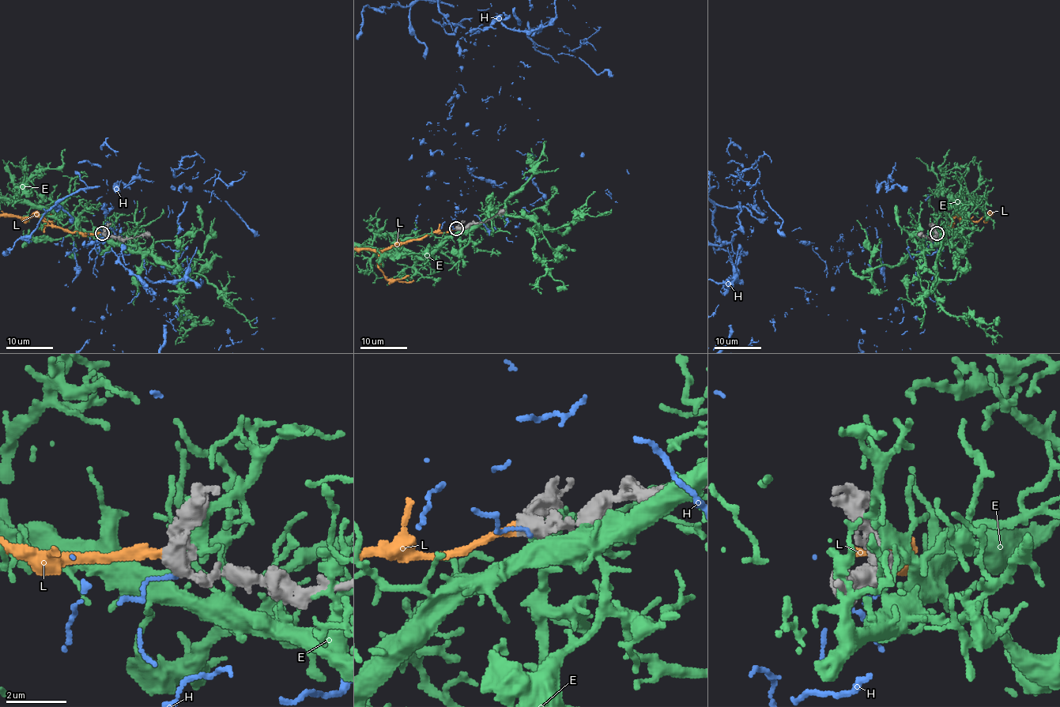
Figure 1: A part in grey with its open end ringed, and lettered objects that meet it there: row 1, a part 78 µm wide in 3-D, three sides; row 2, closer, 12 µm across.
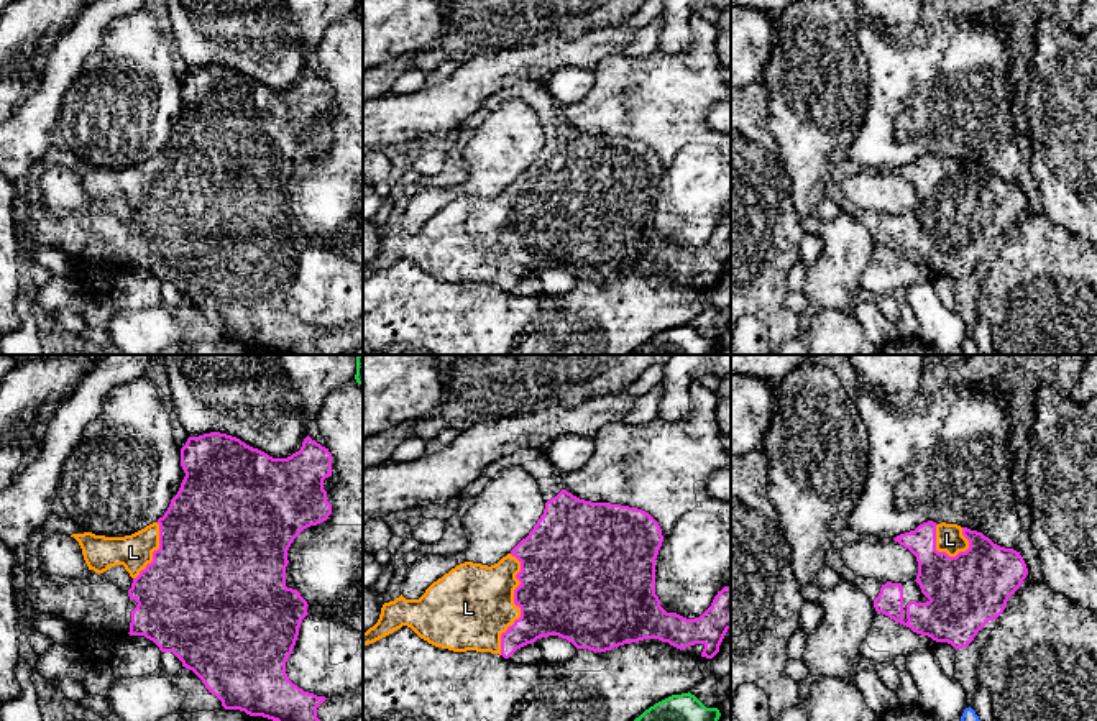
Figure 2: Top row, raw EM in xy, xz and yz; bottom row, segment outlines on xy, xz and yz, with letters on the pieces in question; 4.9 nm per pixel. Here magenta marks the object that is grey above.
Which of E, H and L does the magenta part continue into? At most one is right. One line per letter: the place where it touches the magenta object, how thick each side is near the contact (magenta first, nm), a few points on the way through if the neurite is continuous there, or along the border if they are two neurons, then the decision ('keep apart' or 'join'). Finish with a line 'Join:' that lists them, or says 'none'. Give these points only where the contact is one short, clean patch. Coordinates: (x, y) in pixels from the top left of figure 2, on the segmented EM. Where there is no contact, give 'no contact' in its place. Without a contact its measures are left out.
E: no contact; keep apart
H: no contact; keep apart
L: contact xz (516, 605); calibres 440 and 400 nm; join
Join: L

